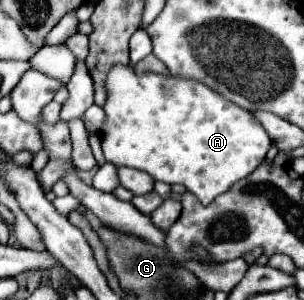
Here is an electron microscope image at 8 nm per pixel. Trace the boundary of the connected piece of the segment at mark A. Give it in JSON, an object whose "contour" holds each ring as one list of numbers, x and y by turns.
{"contour":[[114,65,106,79,106,91,106,121,102,133,102,151,106,161,114,163,116,167,126,165,146,171,152,179,164,181,168,185,180,183,192,191,202,201,202,205,208,205,236,181,250,175,268,153,270,137,262,125,248,111,226,101,222,95,198,81,162,77,156,73,138,77,130,65]]}

